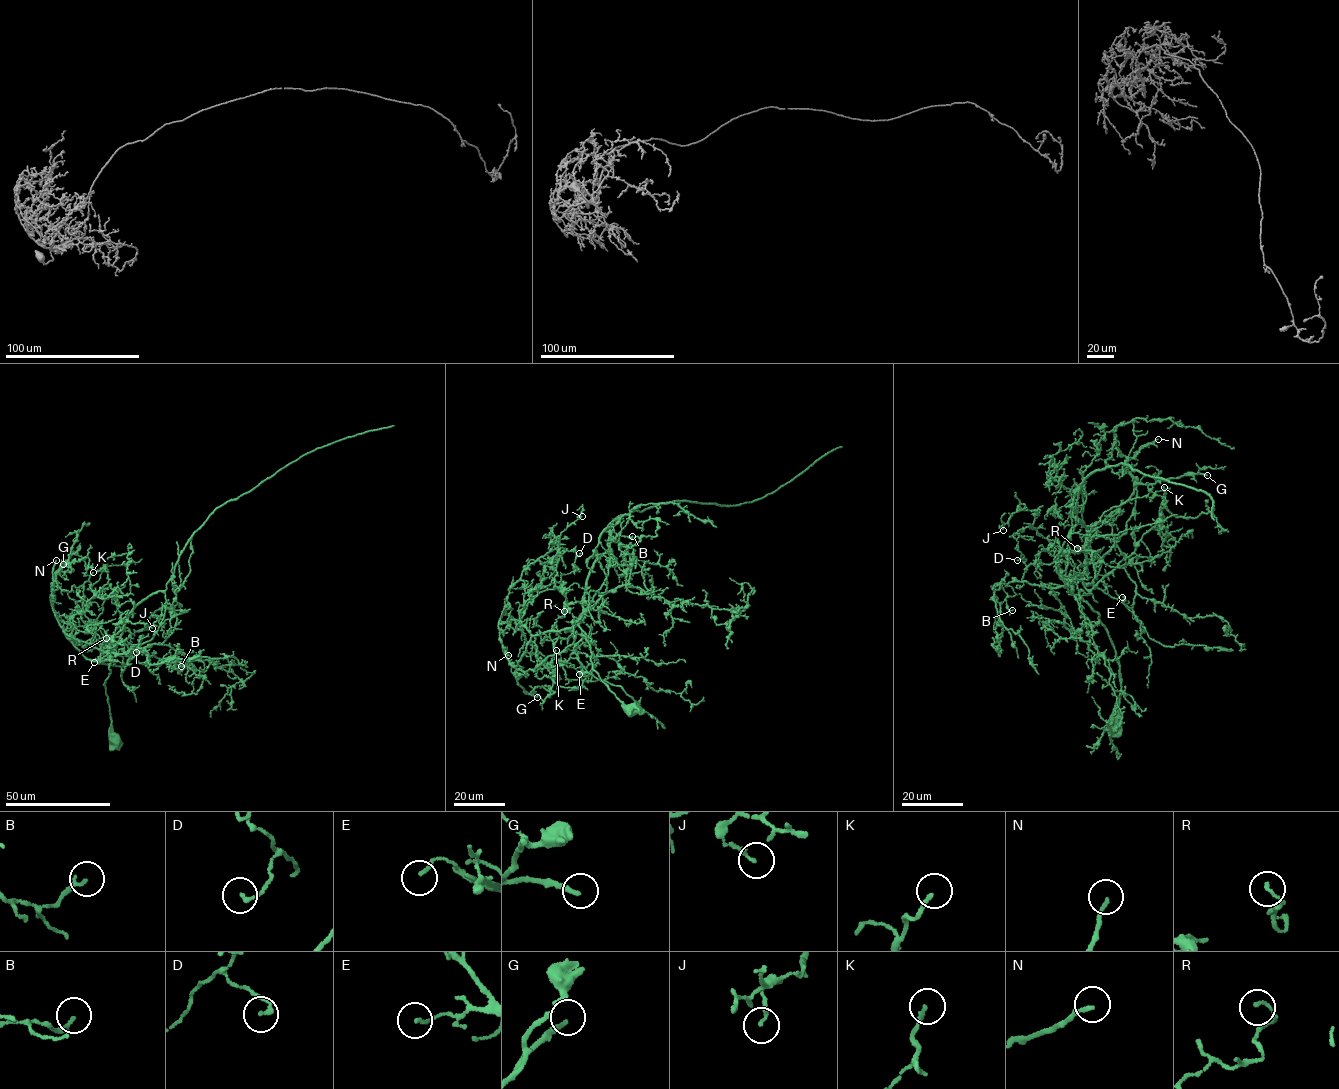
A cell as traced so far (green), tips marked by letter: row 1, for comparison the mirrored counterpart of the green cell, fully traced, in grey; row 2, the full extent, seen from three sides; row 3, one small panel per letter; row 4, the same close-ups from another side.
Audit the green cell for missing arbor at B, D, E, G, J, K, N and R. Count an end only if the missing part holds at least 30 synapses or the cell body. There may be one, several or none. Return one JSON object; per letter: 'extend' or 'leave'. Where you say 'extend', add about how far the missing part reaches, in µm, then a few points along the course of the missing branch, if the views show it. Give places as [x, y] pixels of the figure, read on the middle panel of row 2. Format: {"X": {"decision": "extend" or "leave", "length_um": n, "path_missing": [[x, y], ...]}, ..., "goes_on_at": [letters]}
{"B": {"decision": "leave"}, "D": {"decision": "leave"}, "E": {"decision": "leave"}, "G": {"decision": "extend", "length_um": 70, "path_missing": [[537, 697], [562, 698], [599, 707], [595, 695], [601, 695], [617, 682]]}, "J": {"decision": "leave"}, "K": {"decision": "extend", "length_um": 30, "path_missing": [[556, 650], [557, 644], [553, 649], [551, 644], [548, 645], [550, 656], [539, 651]]}, "N": {"decision": "extend", "length_um": 15, "path_missing": [[508, 655], [512, 667], [513, 659]]}, "R": {"decision": "leave"}, "goes_on_at": ["G", "K", "N"]}

